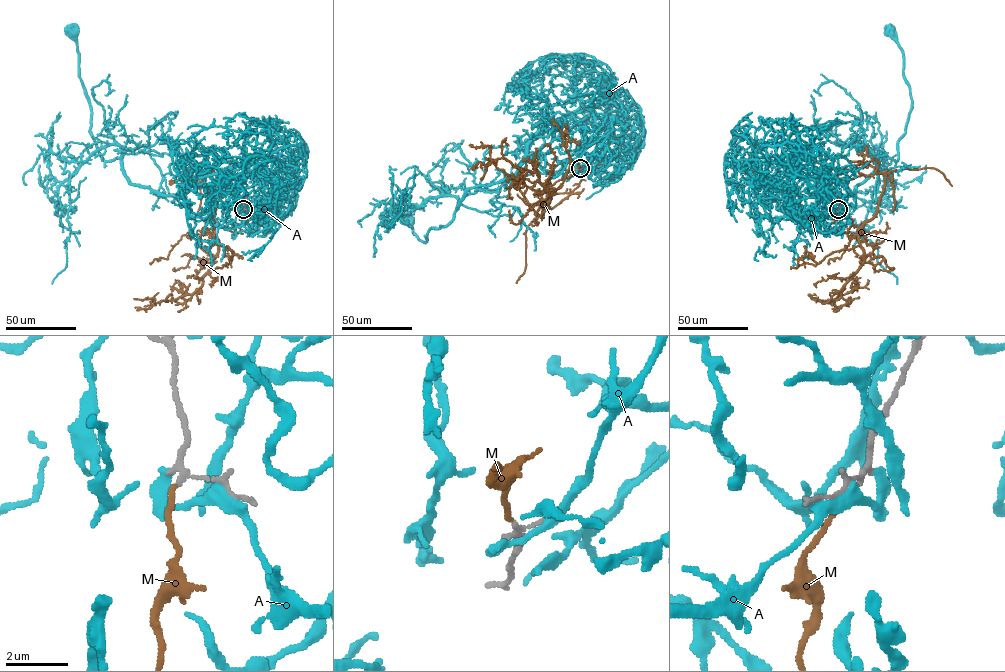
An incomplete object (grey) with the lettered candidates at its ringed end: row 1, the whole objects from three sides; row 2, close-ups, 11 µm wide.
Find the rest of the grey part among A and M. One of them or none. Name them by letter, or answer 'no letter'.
M

